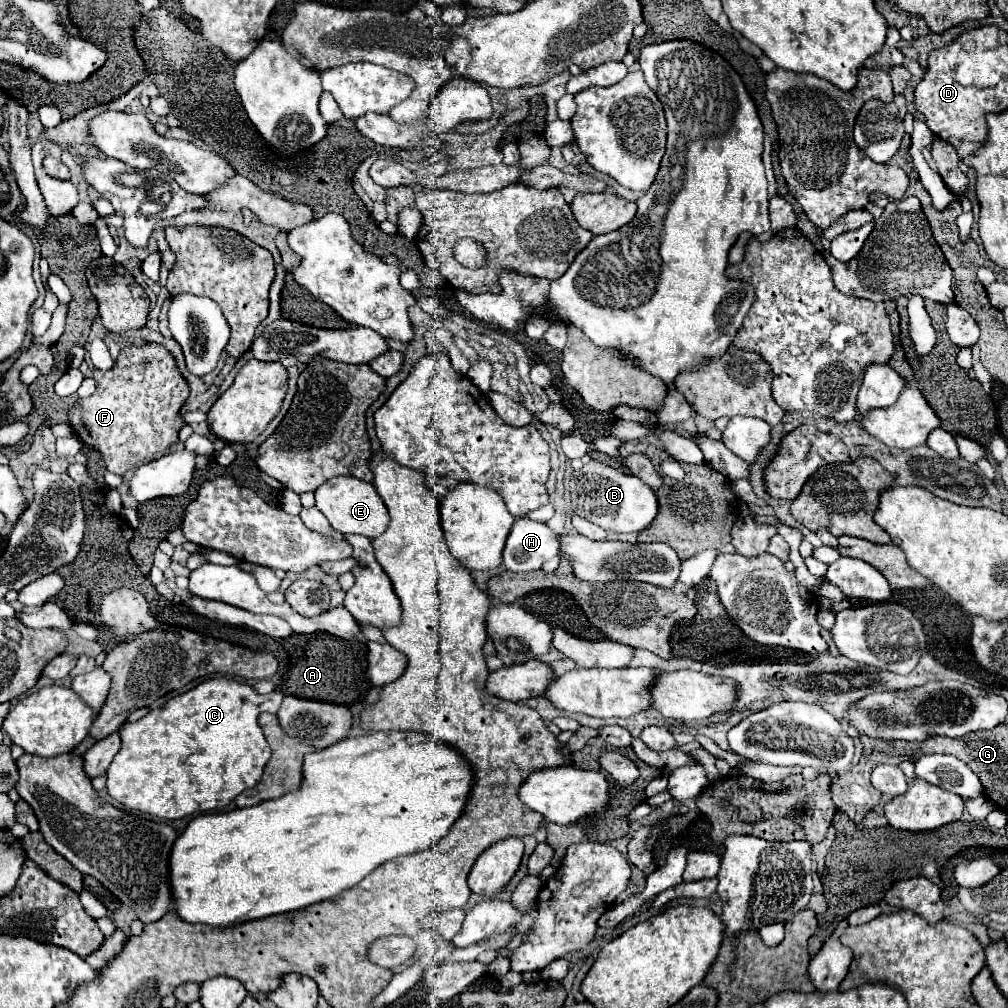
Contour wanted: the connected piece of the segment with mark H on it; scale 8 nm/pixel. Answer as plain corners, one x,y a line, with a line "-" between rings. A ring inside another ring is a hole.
517,518
503,550
503,564
511,572
533,572
539,570
545,560
557,554
559,540
547,524

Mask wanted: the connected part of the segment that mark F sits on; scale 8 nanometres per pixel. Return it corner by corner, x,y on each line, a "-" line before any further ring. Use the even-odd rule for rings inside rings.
157,342
127,346
111,370
95,368
93,374
97,390
71,406
69,424
83,444
101,452
107,470
121,476
177,442
177,432
183,428
179,410
189,396
189,384
165,346

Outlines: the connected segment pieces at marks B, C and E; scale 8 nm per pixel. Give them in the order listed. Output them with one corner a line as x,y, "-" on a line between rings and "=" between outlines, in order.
591,460
571,474
573,512
607,532
641,532
659,512
655,490
633,474
617,470
609,464
=
209,678
199,682
189,692
171,698
163,708
153,708
141,720
123,724
119,730
123,746
107,768
107,792
129,810
167,820
225,808
235,796
259,782
263,768
271,758
271,748
257,724
257,716
261,712
277,712
281,700
283,692
279,690
257,694
253,686
231,678
=
335,476
315,490
315,506
325,514
329,524
341,534
361,534
367,538
377,538
389,526
387,508
377,494
375,486
361,482
351,476

